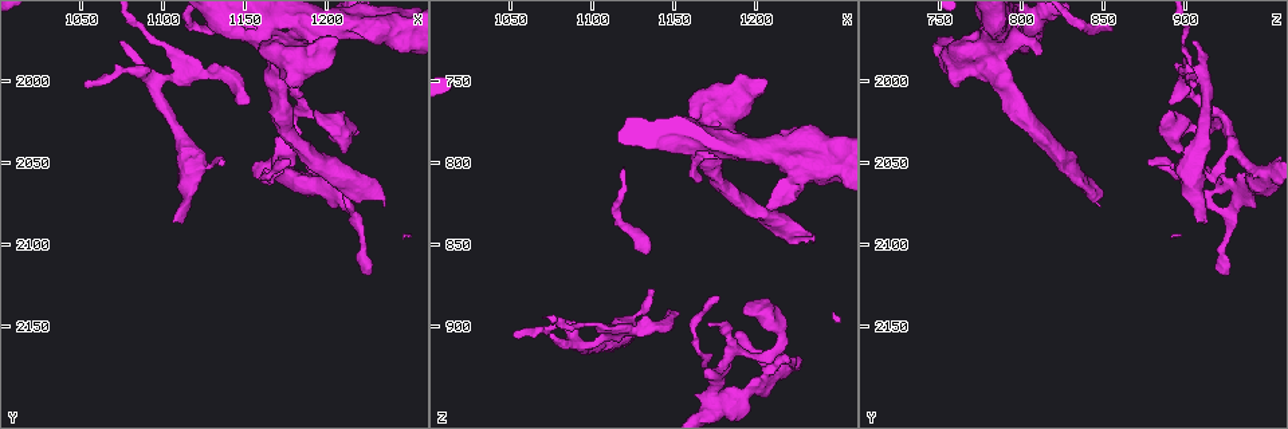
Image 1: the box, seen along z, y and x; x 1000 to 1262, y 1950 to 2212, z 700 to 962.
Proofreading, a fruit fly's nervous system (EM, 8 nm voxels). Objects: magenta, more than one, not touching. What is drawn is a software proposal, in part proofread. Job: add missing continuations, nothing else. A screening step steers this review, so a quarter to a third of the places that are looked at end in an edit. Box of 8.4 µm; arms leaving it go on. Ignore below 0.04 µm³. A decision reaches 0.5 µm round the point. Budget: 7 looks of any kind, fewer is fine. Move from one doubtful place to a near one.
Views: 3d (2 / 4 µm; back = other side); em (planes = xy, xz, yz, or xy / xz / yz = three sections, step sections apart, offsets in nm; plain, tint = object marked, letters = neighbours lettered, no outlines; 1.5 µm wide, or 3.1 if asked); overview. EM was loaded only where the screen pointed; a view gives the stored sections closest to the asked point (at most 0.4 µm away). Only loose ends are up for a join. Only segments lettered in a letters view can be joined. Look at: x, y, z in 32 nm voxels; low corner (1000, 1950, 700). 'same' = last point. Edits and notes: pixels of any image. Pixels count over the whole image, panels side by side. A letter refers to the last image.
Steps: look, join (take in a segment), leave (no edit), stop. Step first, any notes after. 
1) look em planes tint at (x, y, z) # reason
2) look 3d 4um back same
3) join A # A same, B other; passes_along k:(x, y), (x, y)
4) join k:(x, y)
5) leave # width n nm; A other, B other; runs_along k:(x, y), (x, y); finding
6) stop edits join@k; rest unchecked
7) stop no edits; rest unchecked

look em planes letters at (1152, 2016, 890)

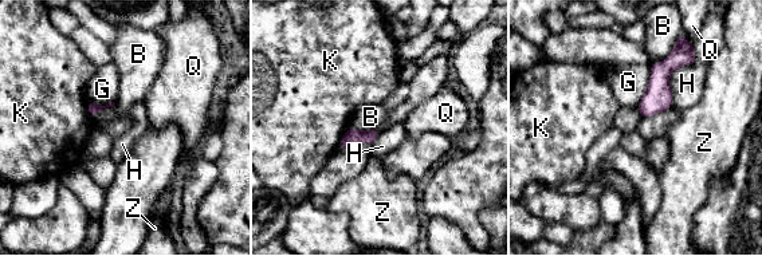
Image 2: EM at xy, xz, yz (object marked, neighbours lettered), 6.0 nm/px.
leave # B other, G other, H other, K other, Q other, Z other; none of them fits

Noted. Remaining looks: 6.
look em yz step 4 plain at (1240, 1972, 812) # an open end

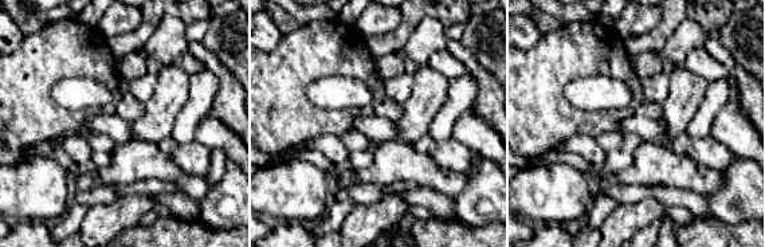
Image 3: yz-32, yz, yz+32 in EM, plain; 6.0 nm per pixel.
look em yz step 4 tint same # where the object lies

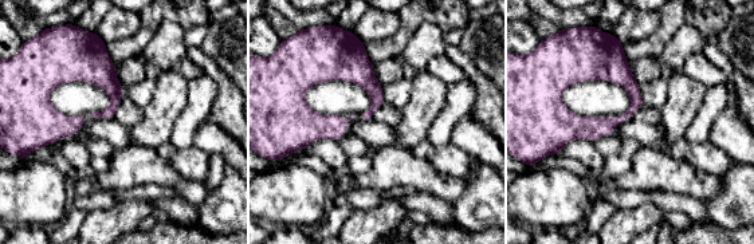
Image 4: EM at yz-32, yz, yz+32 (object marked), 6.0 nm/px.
look em yz step 4 letters same # what lies round it

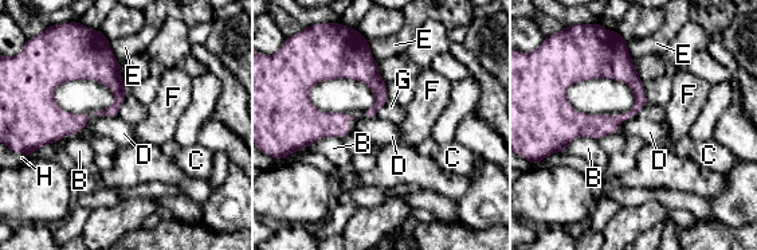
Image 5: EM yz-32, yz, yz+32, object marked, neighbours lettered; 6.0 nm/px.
leave # longest_contact D 400 nm; B other, C other, D other, E other, F other, G other, H other; no lettered segment goes on from it

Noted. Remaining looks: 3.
look em planes tint at (1106, 2086, 910)

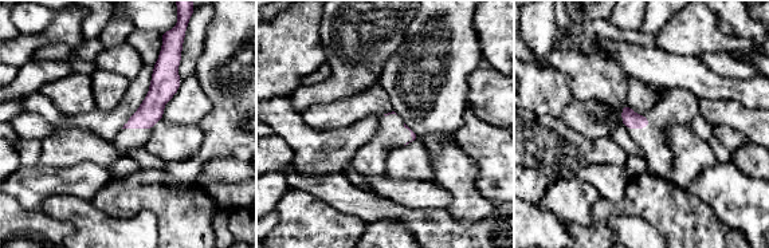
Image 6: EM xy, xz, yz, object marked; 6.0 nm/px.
look em planes letters same

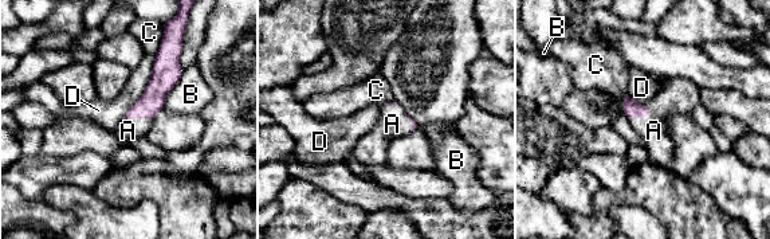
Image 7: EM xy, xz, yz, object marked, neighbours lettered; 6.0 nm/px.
join A # longest_contact D 420 nm; A same, B other, C other, D other; passes_along 7:(152, 100), (137, 117), (128, 130); the neuron continues

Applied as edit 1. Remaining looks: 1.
stop edits join@7; rest unchecked

